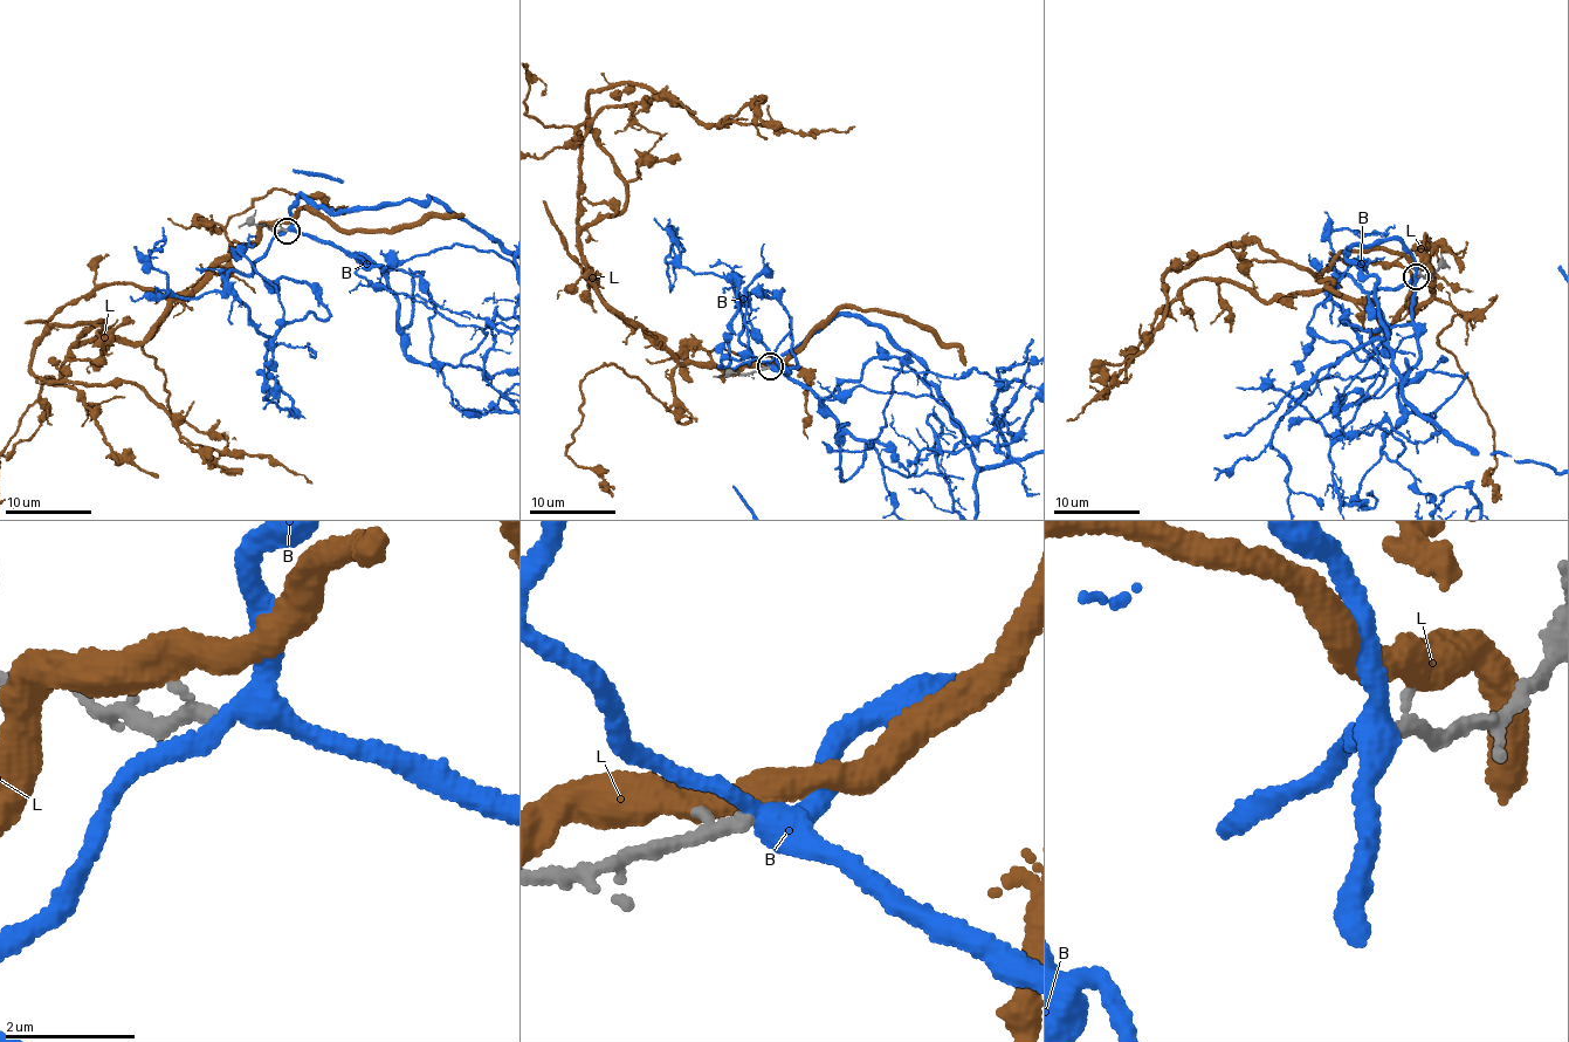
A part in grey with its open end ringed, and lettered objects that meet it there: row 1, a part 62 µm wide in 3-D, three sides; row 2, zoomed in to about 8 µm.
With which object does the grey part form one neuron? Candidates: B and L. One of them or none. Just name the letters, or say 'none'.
none

